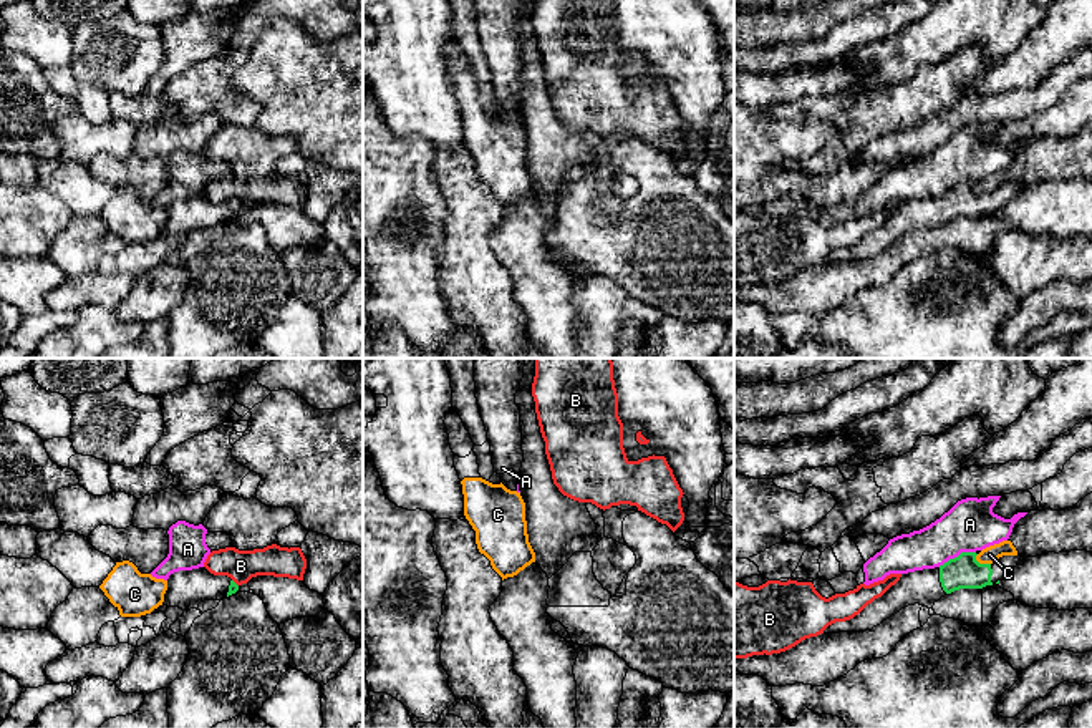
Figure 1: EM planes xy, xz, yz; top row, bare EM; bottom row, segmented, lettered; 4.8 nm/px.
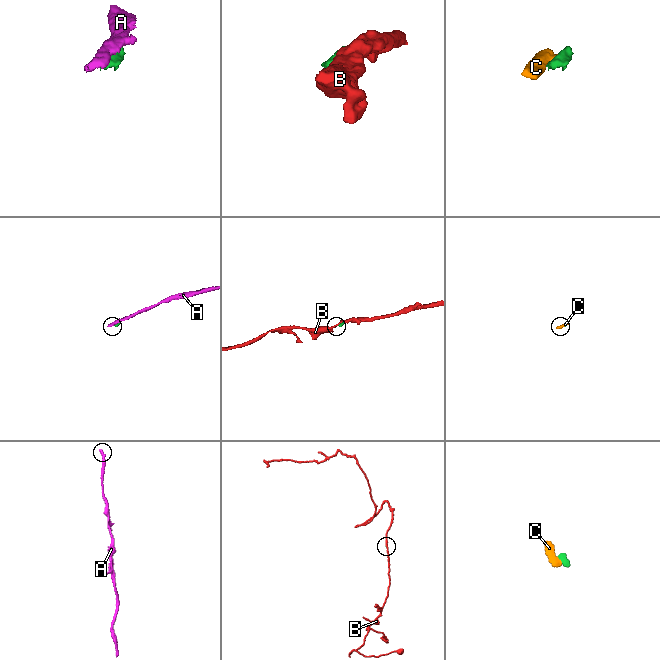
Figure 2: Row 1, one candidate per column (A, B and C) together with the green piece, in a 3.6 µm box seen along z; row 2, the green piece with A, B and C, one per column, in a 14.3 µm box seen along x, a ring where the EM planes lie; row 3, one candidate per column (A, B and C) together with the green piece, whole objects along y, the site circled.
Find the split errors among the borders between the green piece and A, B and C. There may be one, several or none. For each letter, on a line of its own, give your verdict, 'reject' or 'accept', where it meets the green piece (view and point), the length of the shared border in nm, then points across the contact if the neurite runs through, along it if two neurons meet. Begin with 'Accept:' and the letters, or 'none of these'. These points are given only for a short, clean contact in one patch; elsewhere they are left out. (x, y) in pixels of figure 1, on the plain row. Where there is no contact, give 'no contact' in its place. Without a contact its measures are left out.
Accept: none of these
A: reject; contact yz (958, 184); length 200 nm
B: reject; contact xy (234, 211); length 50 nm
C: reject; contact yz (981, 193); length 90 nm; border yz (975, 184), (980, 191), (990, 193)

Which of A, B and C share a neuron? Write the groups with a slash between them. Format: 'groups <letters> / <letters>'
groups A / B / C

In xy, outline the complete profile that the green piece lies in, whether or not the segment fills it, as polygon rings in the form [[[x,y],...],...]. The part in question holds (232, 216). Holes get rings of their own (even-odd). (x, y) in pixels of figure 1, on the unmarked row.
[[[205,196],[179,199],[169,204],[162,232],[191,239],[204,229],[224,229],[237,219],[230,206],[214,204]]]

